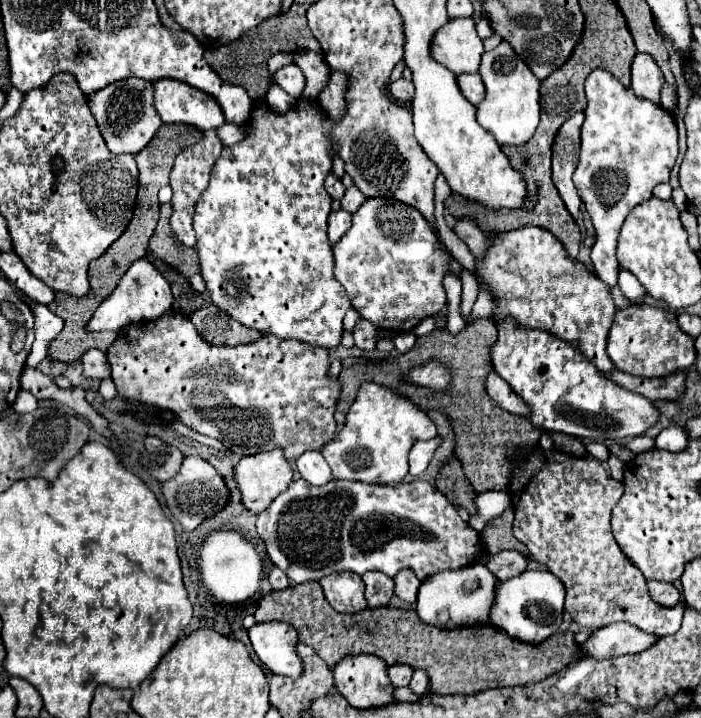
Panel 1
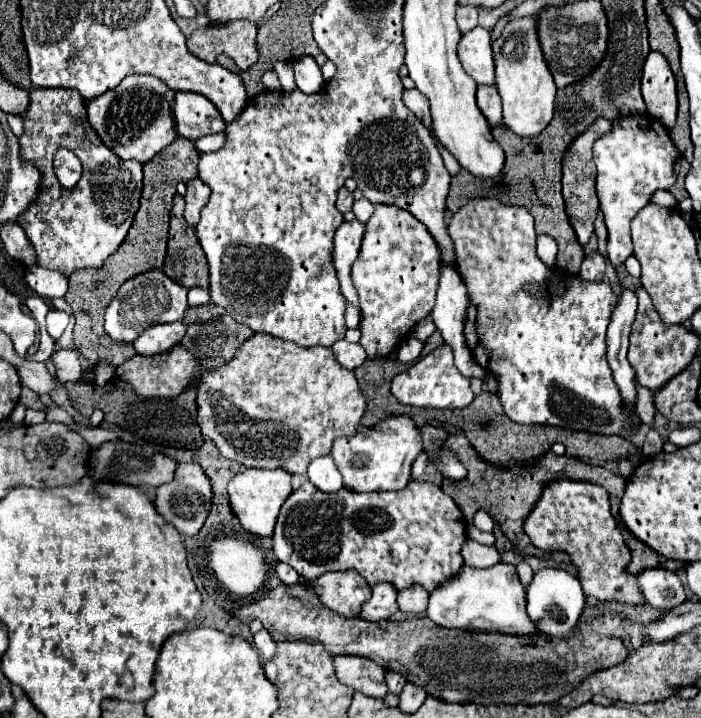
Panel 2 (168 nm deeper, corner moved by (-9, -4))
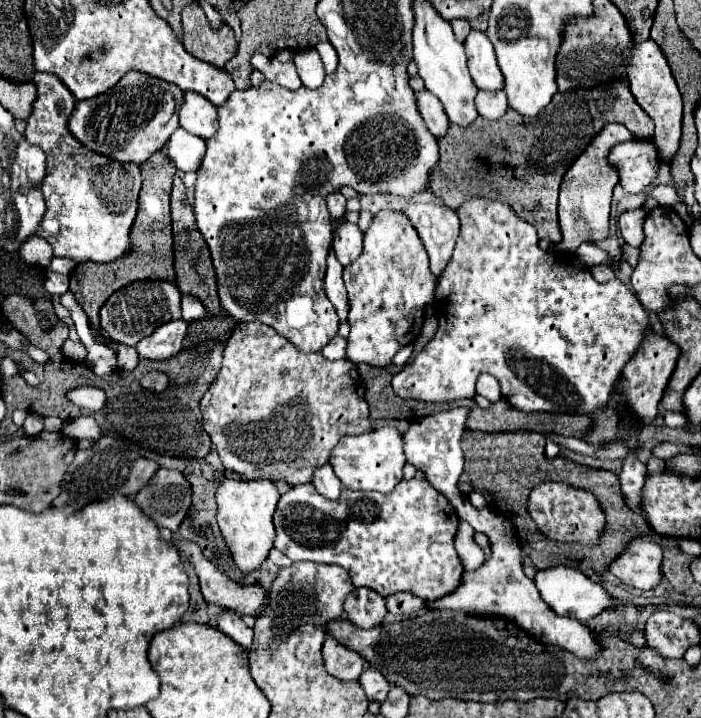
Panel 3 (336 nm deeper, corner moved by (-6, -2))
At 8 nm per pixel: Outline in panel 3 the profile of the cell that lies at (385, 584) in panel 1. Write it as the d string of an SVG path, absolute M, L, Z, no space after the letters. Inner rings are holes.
M354 588L344 600L344 616L358 628L378 626L386 612L386 600L370 588Z

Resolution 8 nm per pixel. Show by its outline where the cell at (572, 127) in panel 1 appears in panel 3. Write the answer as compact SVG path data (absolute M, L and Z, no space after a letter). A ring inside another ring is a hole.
M608 124L578 156L578 160L568 168L560 186L558 200L558 224L562 232L562 242L556 244L556 250L574 252L582 242L600 242L608 236L608 214L612 188L616 186L616 170L608 166L608 150L620 142L628 142L634 136L620 124Z

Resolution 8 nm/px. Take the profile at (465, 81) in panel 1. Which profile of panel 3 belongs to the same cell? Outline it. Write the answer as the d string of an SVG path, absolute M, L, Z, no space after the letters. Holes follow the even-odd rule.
M480 90L476 96L476 108L478 108L478 114L486 120L500 120L508 108L504 90L500 90L500 92Z

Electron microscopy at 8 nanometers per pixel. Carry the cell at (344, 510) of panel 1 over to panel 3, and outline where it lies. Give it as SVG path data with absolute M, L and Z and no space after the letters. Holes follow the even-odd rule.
M402 480L388 494L344 490L342 496L348 500L322 498L312 484L282 494L274 512L274 548L290 560L338 564L350 572L356 588L368 586L380 596L404 590L432 602L458 588L464 572L454 550L458 516L428 480Z

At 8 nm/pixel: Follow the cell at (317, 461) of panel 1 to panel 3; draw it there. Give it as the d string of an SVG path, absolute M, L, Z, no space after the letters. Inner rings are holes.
M324 464L324 466L316 468L312 484L324 498L330 498L330 500L338 500L340 498L340 492L342 492L340 480L336 478L336 474L334 474L330 464Z

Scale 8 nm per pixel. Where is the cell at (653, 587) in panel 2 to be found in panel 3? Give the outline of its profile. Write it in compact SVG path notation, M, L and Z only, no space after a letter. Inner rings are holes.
M654 532L632 538L624 554L620 554L620 558L616 558L612 566L608 566L608 570L616 578L620 578L624 584L638 590L650 590L662 578L660 572L662 548L652 534Z

